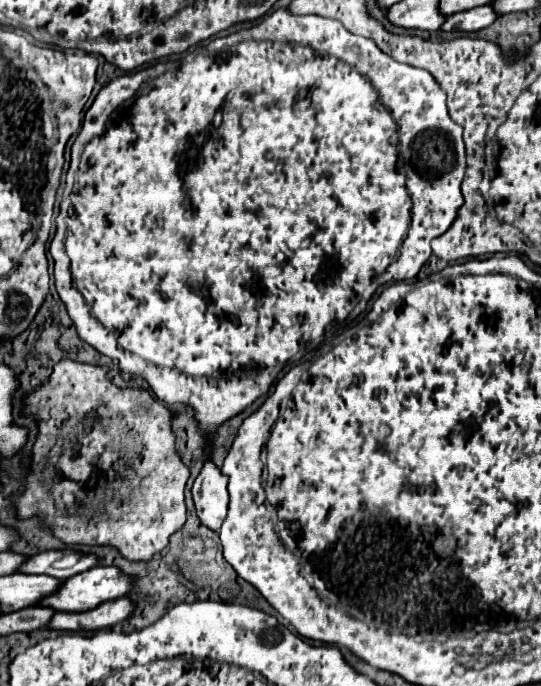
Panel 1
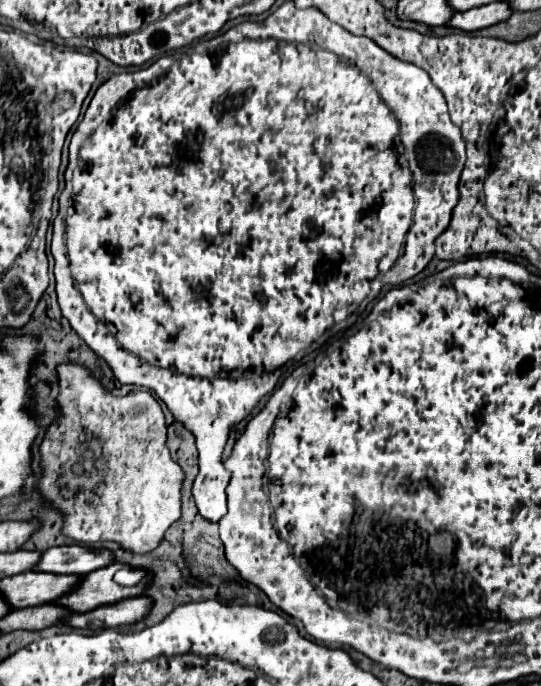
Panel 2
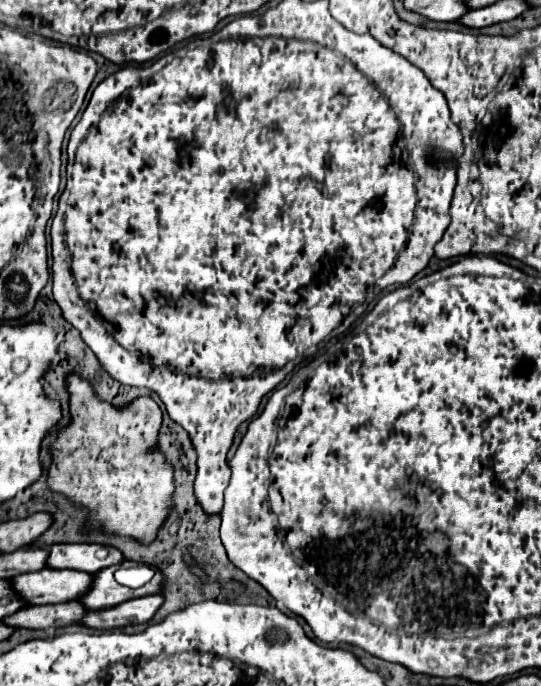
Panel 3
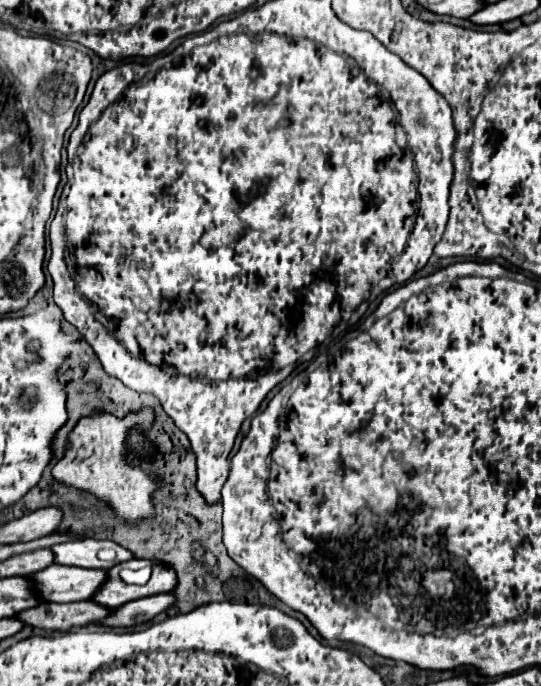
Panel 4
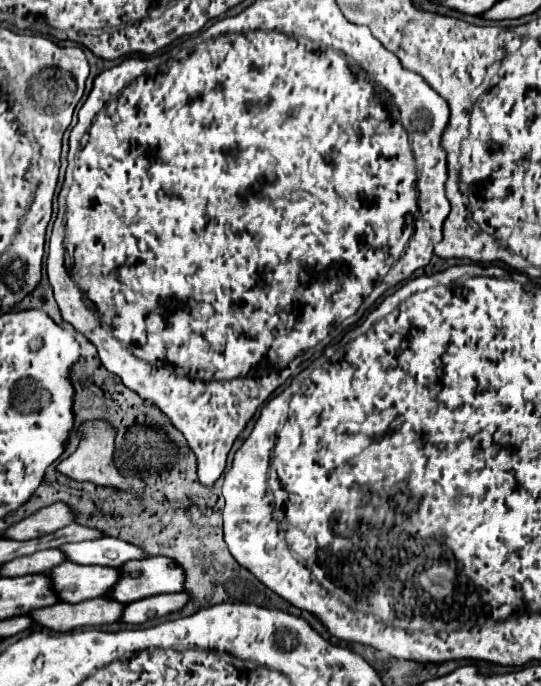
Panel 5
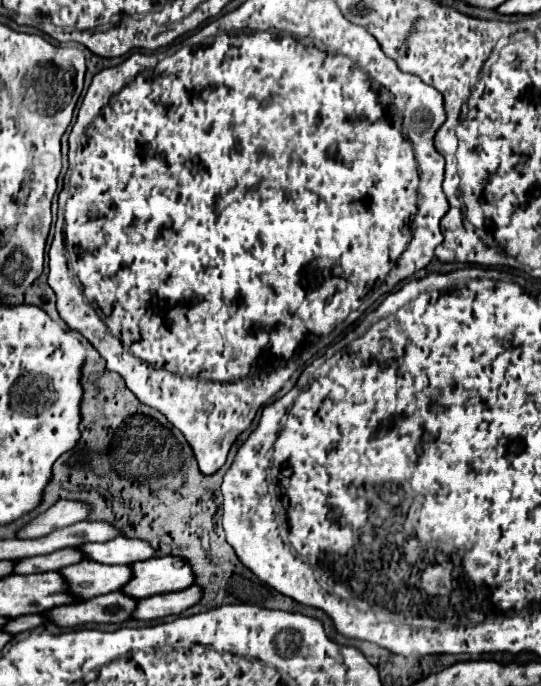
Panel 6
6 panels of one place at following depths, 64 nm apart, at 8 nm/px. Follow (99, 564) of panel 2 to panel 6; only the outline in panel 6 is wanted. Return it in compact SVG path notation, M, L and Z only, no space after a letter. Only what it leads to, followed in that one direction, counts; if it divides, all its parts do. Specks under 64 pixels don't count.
M114 538L108 542L94 542L80 546L88 560L96 560L100 564L134 564L140 560L148 560L156 556L156 550L146 540L138 538Z

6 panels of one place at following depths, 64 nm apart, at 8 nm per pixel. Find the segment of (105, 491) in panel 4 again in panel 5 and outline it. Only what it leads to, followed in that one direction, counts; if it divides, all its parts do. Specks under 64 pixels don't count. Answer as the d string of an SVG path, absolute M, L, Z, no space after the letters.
M98 420L98 424L84 424L80 428L84 432L84 438L80 442L80 446L76 448L76 452L72 456L68 456L66 460L62 460L58 464L58 470L62 474L68 474L76 480L92 480L96 484L102 484L102 486L116 486L116 488L132 488L136 492L142 490L144 482L138 480L138 478L122 478L116 470L116 466L112 464L112 452L114 452L114 428L102 420Z

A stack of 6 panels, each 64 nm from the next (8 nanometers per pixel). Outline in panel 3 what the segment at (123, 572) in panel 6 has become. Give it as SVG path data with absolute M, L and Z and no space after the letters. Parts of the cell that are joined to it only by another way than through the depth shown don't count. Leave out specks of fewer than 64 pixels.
M44 568L38 572L20 574L12 580L16 592L28 600L28 604L58 604L68 600L80 600L94 582L94 574Z

